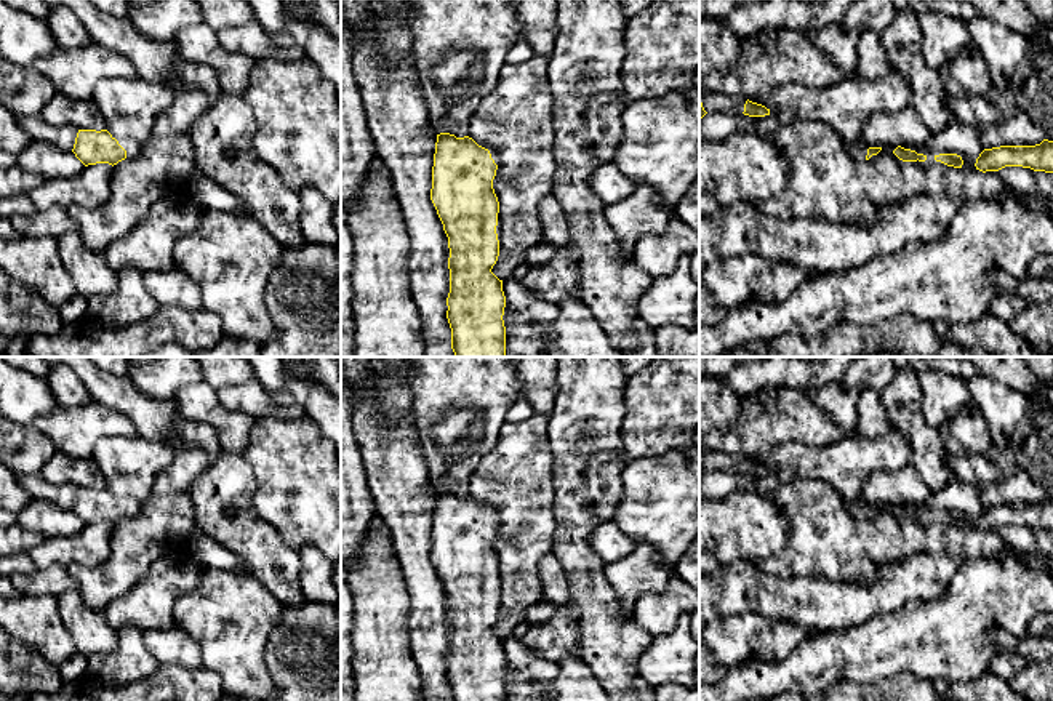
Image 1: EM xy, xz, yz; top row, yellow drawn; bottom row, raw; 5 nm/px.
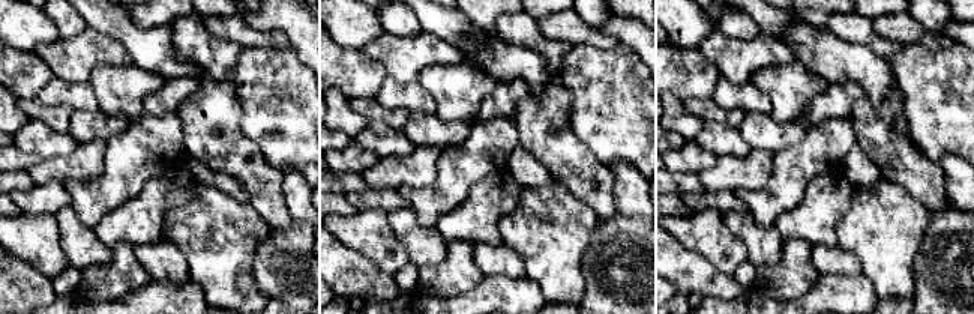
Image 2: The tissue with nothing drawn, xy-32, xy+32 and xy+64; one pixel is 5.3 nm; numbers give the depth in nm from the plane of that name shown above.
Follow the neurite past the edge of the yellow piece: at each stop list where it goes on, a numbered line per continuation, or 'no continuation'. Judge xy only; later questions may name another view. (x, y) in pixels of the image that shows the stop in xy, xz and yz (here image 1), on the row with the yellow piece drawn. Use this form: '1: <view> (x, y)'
1: xy (132, 146)

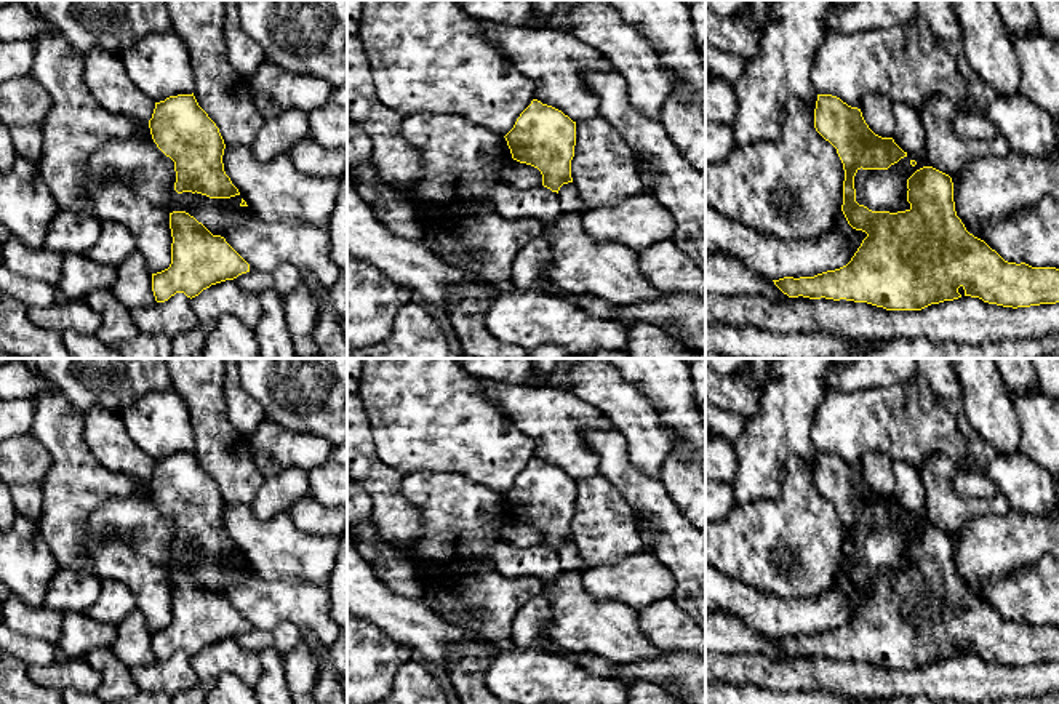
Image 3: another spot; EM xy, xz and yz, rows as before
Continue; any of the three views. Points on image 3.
no continuation

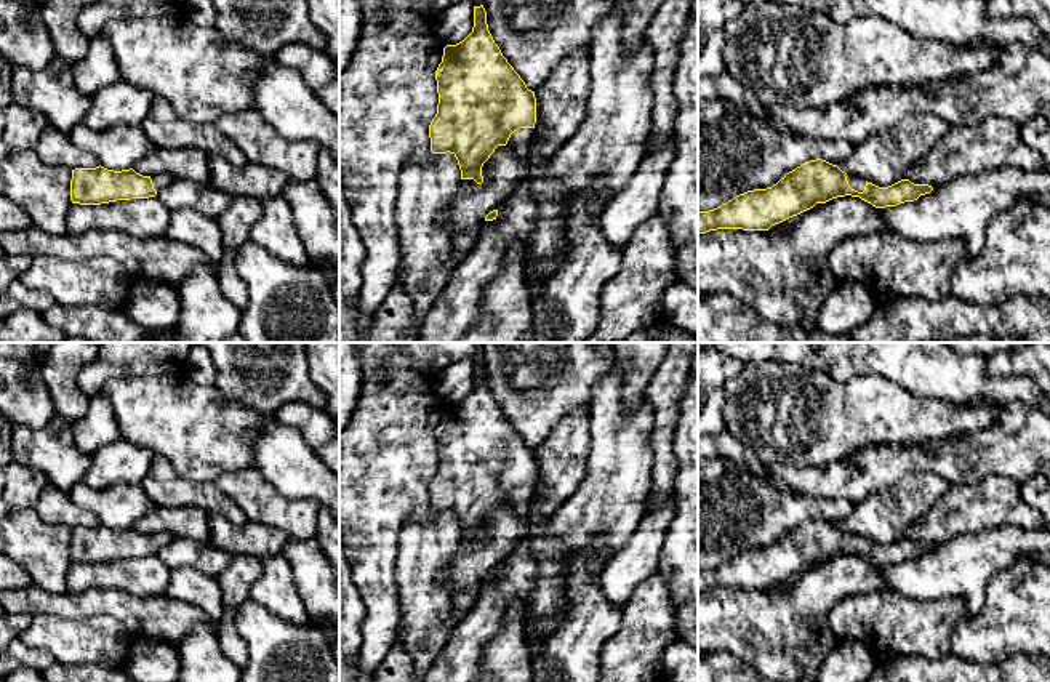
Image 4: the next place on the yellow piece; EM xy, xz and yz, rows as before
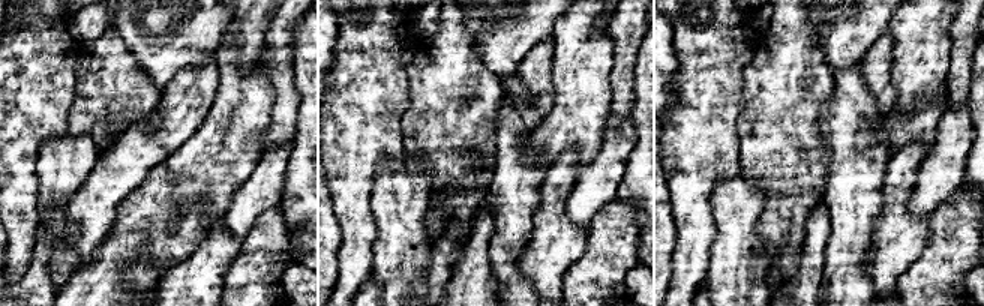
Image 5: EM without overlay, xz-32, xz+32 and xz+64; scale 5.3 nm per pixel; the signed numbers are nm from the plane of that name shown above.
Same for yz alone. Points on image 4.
1: yz (857, 183)

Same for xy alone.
1: xy (162, 180)

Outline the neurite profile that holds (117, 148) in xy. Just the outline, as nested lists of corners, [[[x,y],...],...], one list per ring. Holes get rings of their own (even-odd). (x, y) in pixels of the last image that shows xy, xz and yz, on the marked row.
[[[77,123],[67,136],[77,149],[96,155],[101,166],[114,171],[130,170],[157,150],[141,125],[120,123],[93,130]]]

